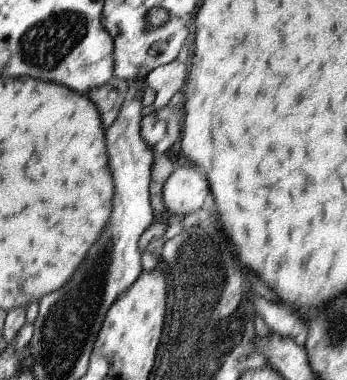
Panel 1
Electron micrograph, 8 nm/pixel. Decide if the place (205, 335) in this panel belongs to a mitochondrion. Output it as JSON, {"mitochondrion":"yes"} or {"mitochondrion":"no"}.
{"mitochondrion":"yes"}

